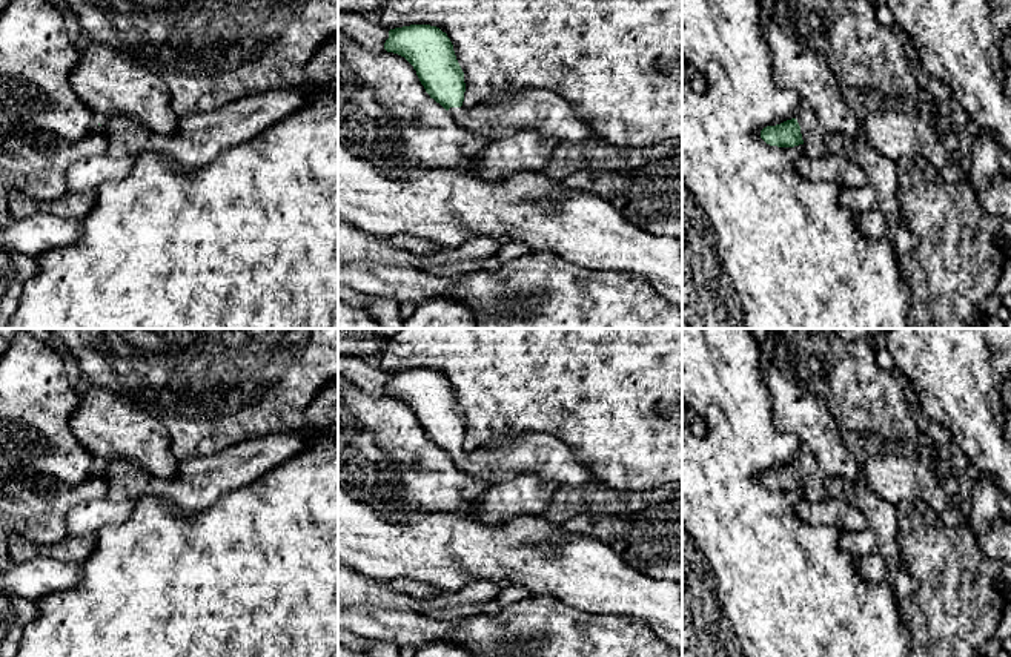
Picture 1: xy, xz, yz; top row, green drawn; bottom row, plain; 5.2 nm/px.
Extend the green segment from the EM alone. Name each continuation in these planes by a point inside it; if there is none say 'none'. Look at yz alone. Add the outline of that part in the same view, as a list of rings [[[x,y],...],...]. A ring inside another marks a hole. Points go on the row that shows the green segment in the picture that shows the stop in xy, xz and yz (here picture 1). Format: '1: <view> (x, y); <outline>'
1: yz (813, 135); [[[801,101],[797,106],[796,120],[801,126],[801,134],[804,140],[805,157],[817,158],[827,154],[825,147],[825,132],[819,126],[814,112],[811,107]]]

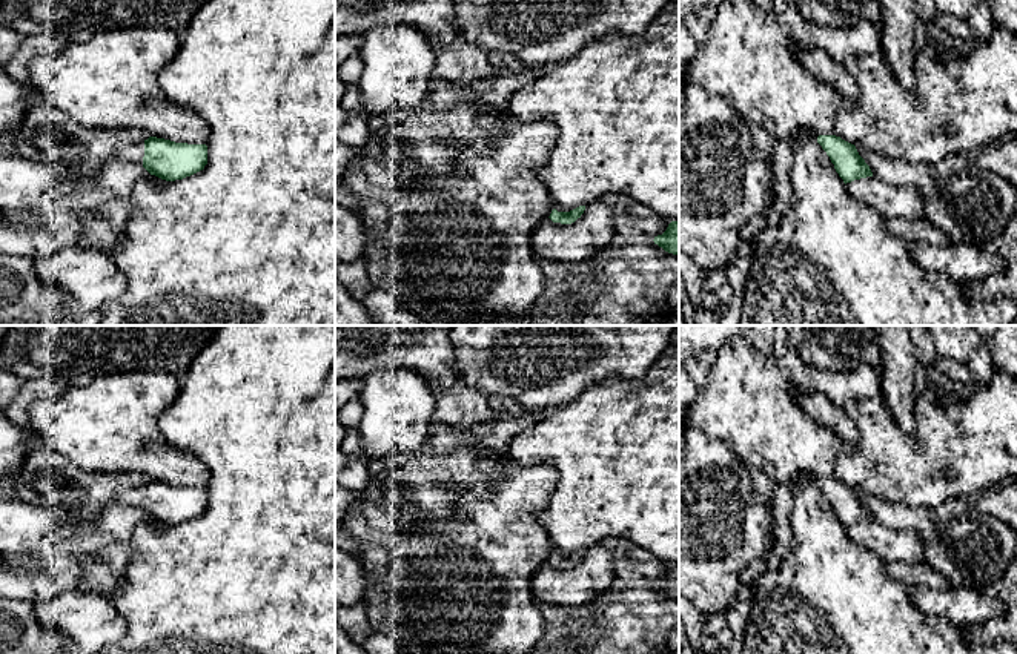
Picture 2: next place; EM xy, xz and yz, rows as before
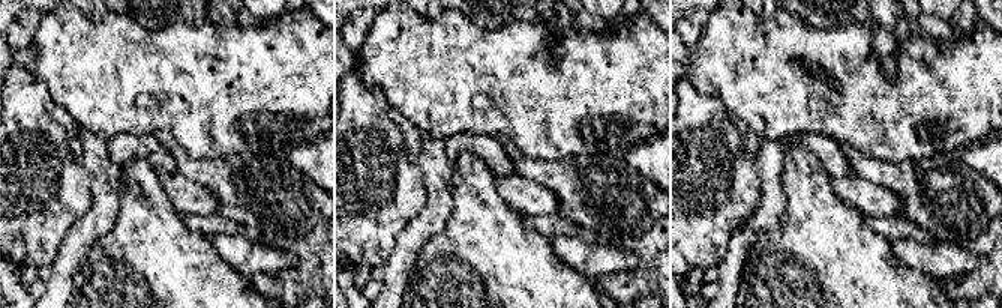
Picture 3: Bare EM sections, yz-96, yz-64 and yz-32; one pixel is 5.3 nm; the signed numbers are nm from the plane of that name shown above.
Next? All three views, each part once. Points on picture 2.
1: xy (134, 152); [[[138,141],[134,144],[121,144],[117,150],[117,157],[143,166],[143,157],[144,157],[144,141]]]

